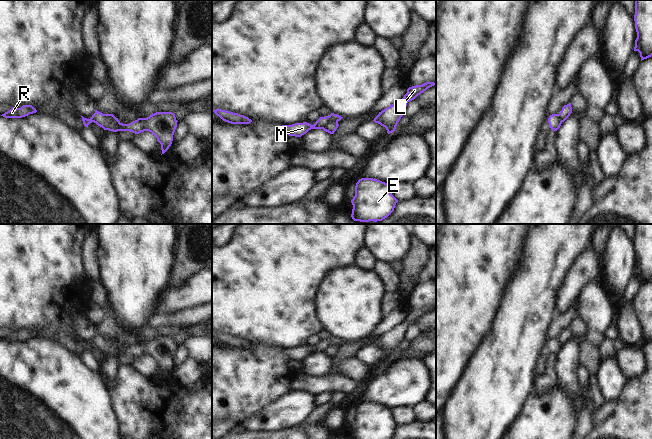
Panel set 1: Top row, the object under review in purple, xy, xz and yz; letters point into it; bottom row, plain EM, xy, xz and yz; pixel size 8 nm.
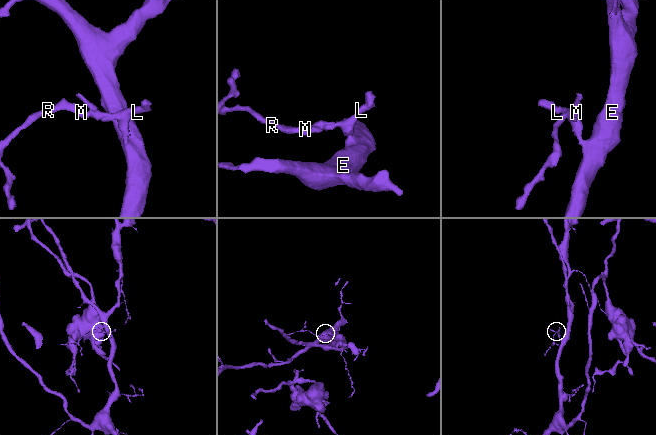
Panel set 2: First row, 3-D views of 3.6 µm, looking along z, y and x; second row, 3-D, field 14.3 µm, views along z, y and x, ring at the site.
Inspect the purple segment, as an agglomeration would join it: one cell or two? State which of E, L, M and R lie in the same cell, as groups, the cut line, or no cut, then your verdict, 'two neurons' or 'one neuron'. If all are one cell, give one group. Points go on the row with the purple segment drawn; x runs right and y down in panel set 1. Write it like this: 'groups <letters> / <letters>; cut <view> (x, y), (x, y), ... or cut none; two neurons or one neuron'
groups E L / M R; cut xz (337, 121), (329, 121), (321, 128); two neurons

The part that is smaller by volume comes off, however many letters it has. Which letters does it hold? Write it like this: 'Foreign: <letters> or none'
Foreign: M, R

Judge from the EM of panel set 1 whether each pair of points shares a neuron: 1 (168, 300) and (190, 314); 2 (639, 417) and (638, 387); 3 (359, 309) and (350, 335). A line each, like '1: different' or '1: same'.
1: different
2: same
3: same

